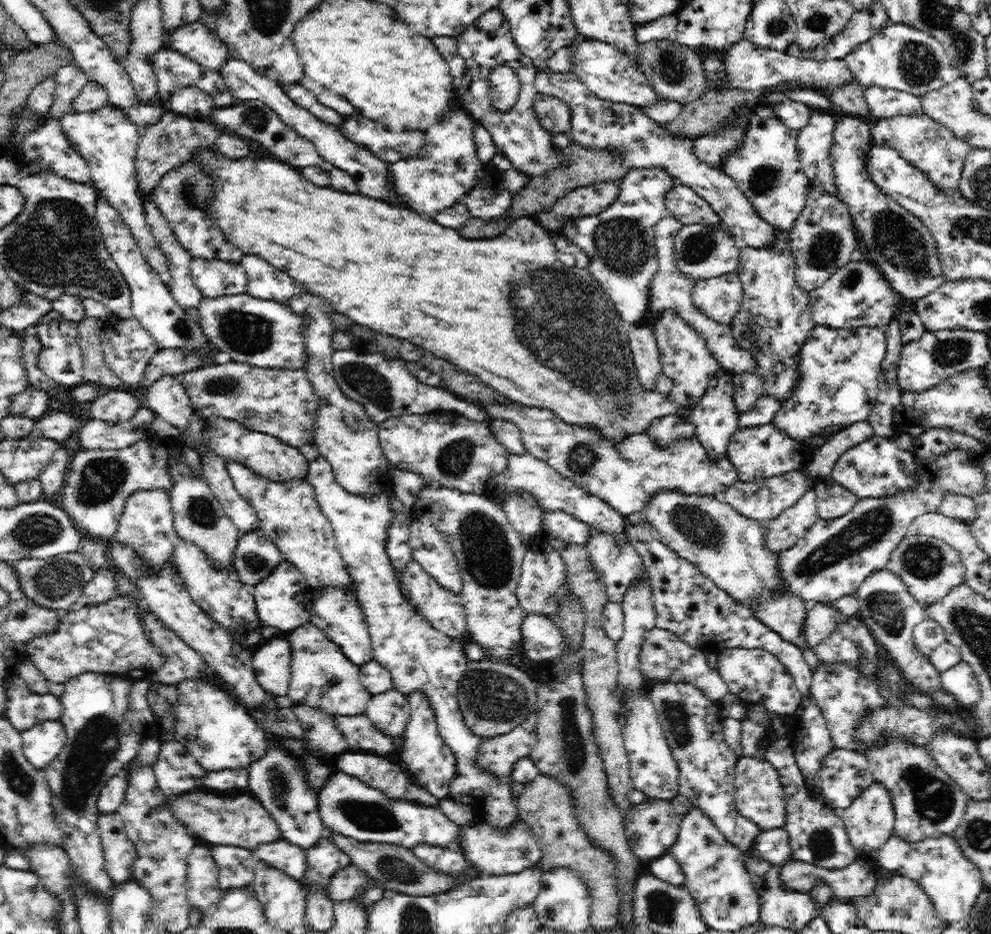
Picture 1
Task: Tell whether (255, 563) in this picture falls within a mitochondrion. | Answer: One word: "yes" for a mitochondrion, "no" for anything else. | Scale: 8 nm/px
yes

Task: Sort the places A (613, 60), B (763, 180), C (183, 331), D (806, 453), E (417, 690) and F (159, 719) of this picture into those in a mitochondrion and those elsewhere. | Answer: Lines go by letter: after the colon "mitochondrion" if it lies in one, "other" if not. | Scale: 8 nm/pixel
A: other
B: mitochondrion
C: mitochondrion
D: other
E: other
F: other

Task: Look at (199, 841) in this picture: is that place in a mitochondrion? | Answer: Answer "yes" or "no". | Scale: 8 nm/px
no

